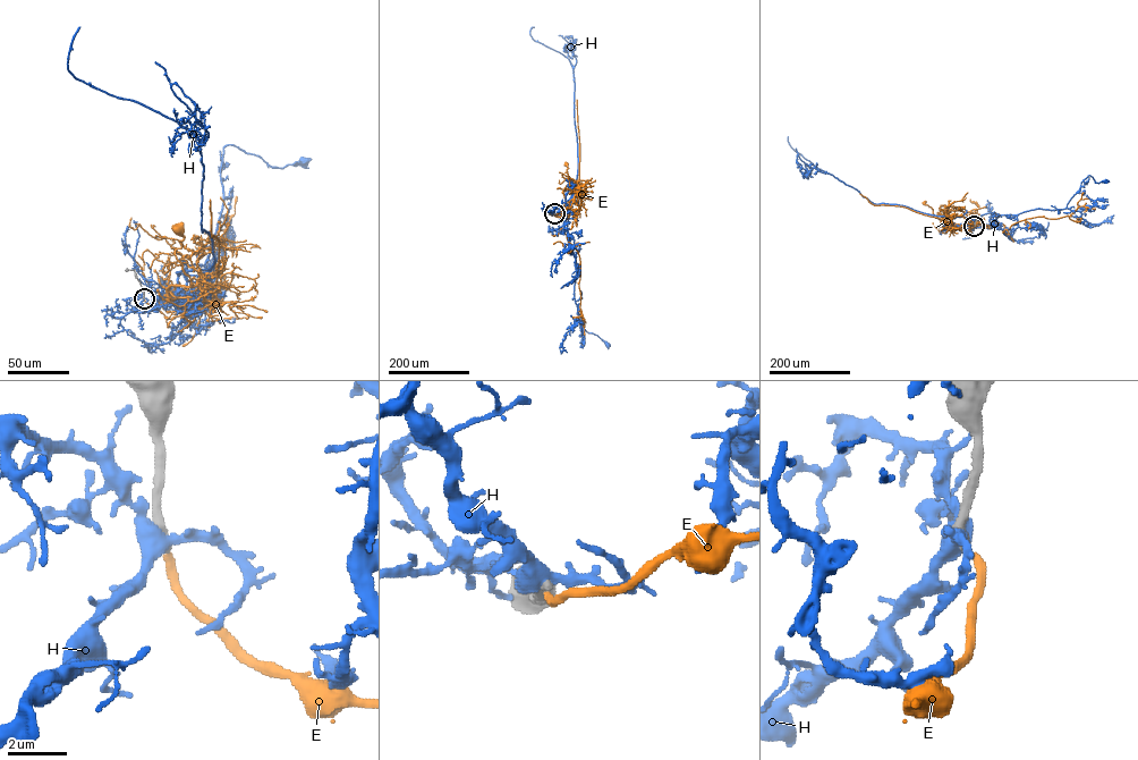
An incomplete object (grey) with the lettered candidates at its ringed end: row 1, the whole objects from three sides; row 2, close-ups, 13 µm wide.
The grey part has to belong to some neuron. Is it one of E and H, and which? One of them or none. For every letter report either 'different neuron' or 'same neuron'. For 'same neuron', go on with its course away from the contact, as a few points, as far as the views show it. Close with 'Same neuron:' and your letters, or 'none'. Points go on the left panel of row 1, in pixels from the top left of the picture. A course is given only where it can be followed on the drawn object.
E: same neuron | via (144, 298), (162, 304), (176, 297), (170, 285), (193, 286), (175, 254), (178, 228)
H: different neuron
Same neuron: E

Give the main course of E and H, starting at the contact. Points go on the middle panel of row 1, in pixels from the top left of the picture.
E: (554, 214), (562, 214), (566, 202), (562, 191), (571, 183), (565, 172), (566, 163)
H: (554, 213), (552, 211), (565, 202), (567, 234), (576, 263), (574, 295), (580, 327), (608, 346)

